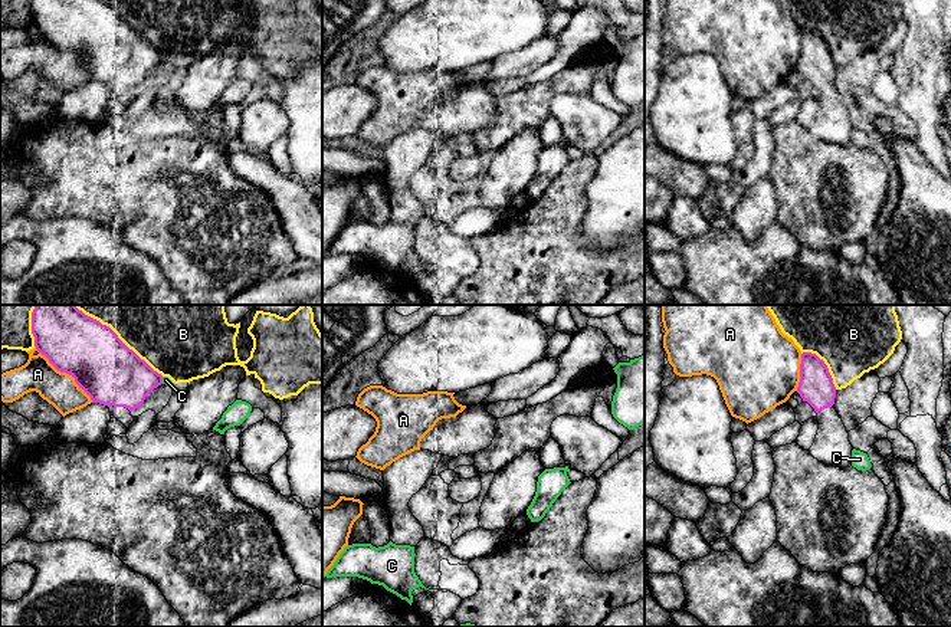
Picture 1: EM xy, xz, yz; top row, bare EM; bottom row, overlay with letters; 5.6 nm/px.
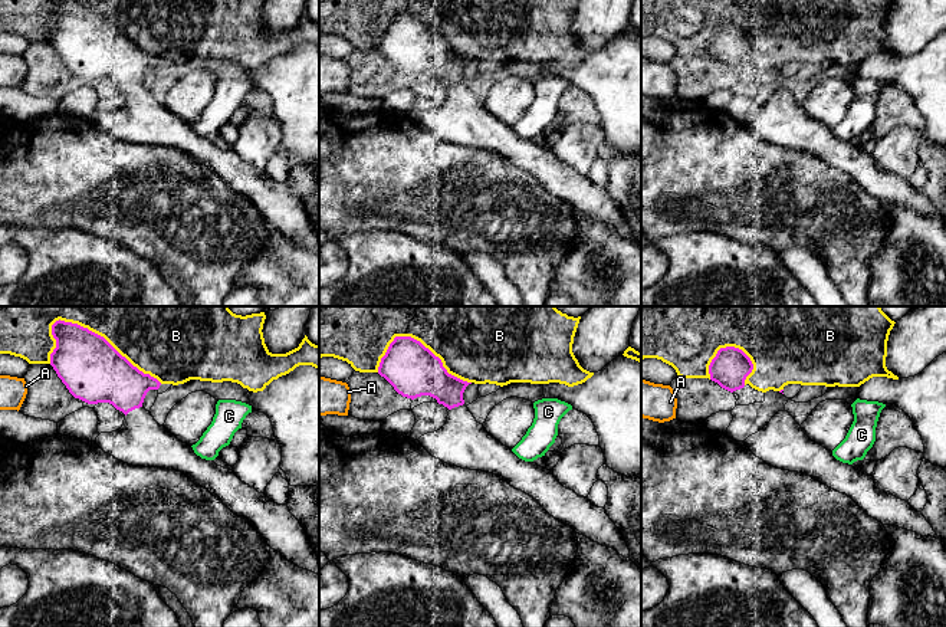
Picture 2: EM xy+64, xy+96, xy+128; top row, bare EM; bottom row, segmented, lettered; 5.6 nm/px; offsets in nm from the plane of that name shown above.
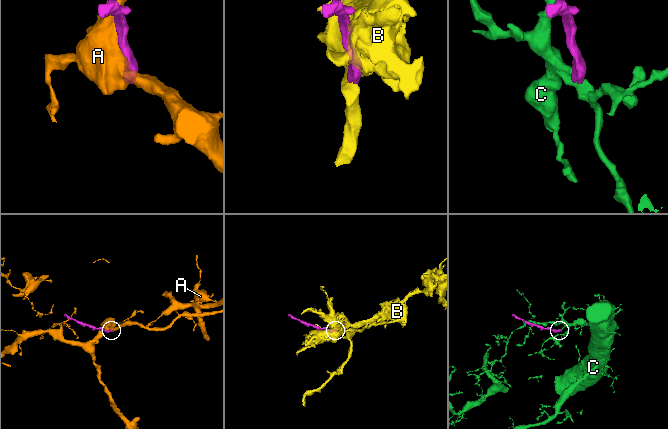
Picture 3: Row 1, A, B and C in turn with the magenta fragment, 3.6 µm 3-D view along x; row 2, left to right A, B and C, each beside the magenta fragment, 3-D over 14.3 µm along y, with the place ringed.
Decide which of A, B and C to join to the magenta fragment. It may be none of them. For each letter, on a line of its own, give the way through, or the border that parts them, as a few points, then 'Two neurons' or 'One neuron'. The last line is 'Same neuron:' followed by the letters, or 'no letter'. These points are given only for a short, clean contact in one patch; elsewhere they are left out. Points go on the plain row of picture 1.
A: Two neurons
B: Two neurons
C: Boundary: xy (161, 55), (163, 61). Two neurons
Same neuron: no letter

